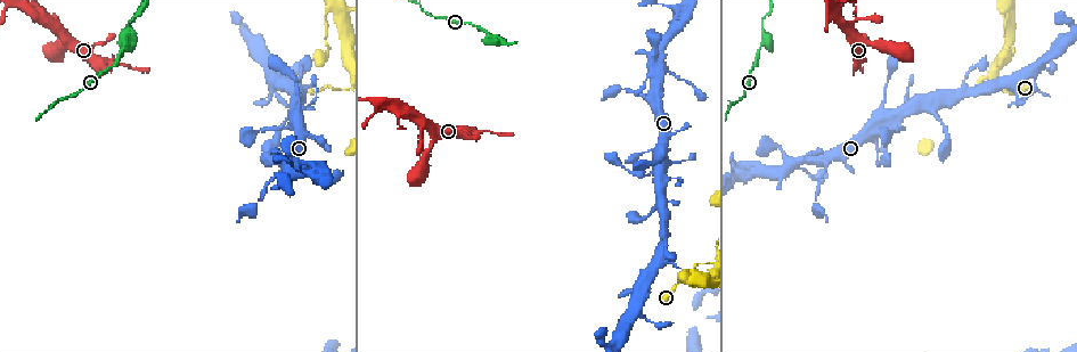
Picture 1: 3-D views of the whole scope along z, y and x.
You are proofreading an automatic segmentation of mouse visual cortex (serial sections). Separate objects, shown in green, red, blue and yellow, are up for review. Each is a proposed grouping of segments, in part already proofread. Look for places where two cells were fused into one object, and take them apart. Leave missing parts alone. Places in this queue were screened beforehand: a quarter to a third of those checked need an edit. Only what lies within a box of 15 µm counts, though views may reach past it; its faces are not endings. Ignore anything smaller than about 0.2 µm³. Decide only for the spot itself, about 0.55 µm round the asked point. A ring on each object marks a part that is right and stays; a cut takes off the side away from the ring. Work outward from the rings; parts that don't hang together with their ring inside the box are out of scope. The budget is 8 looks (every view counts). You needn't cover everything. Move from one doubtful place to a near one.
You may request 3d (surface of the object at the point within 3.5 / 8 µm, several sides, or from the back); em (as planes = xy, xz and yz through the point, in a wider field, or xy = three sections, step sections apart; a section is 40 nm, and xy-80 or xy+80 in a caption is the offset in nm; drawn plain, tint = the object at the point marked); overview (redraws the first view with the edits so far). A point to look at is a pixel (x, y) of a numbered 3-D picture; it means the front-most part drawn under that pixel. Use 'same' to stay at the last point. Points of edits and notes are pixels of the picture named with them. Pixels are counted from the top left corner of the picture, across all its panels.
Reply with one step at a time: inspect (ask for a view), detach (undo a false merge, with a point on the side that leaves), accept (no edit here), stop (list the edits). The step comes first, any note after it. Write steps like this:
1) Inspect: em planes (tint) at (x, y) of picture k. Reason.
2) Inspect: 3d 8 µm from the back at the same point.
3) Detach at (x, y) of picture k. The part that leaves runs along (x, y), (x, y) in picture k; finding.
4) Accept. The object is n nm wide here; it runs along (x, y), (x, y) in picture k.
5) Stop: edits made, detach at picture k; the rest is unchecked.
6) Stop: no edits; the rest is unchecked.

Inspect: 3d 3.5 µm at (369, 100) of picture 1.

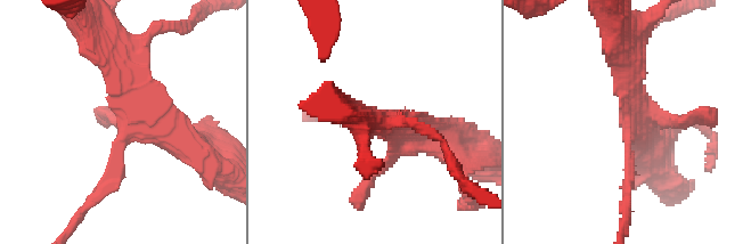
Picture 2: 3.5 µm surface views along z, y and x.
Inspect: em planes (tint) at (627, 144) of picture 2. Need the tissue.

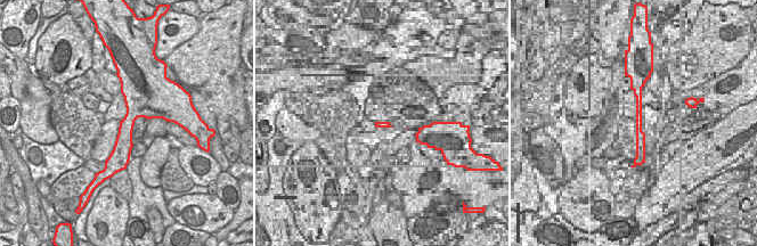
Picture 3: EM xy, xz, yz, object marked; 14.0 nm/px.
Accept. It runs along (187, 144), (135, 130), (82, 210) in picture 2; continuous, no second cell.

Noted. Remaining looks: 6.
Inspect: 3d 3.5 µm at (338, 89) of picture 1. Abrupt turn.

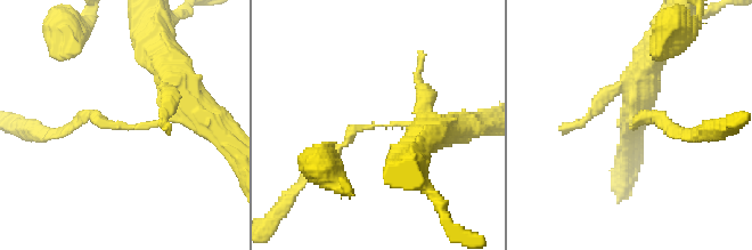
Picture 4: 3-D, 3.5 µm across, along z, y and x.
Inspect: em xy step 1 (tint) at (635, 121) of picture 4.

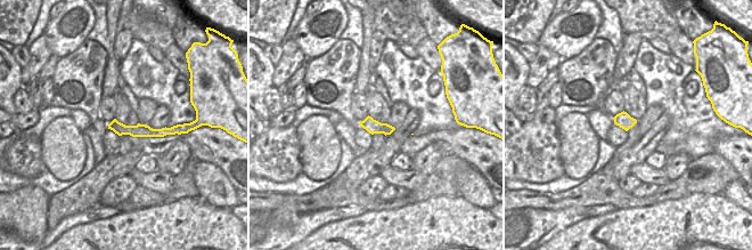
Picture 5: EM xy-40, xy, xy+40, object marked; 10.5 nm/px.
Accept. All the same cell.

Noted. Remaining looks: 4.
Inspect: 3d 8 µm at (337, 8) of picture 1. Abrupt turn.

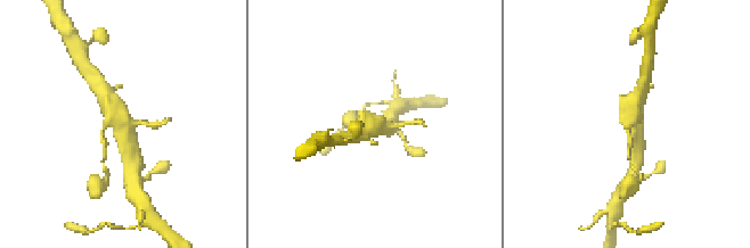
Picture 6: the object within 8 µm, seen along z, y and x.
Inspect: 3d 3.5 µm at (629, 121) of picture 6.

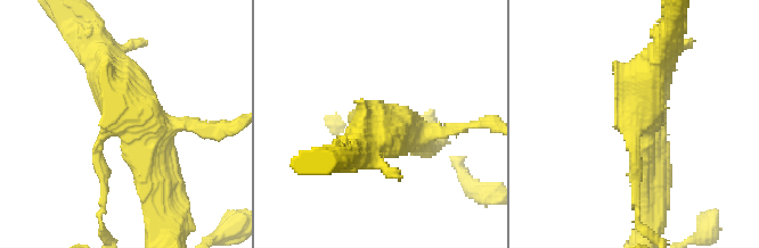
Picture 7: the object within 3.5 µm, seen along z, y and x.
Inspect: em planes (tint) at (130, 126) of picture 7. Shape alone is not enough.

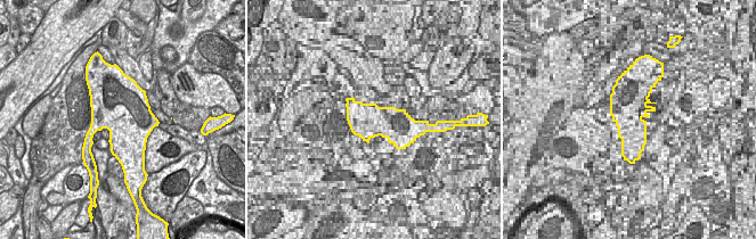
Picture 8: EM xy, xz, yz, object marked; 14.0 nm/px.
Accept. All the same cell.

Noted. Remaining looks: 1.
Stop: no edits; the rest is unchecked.

